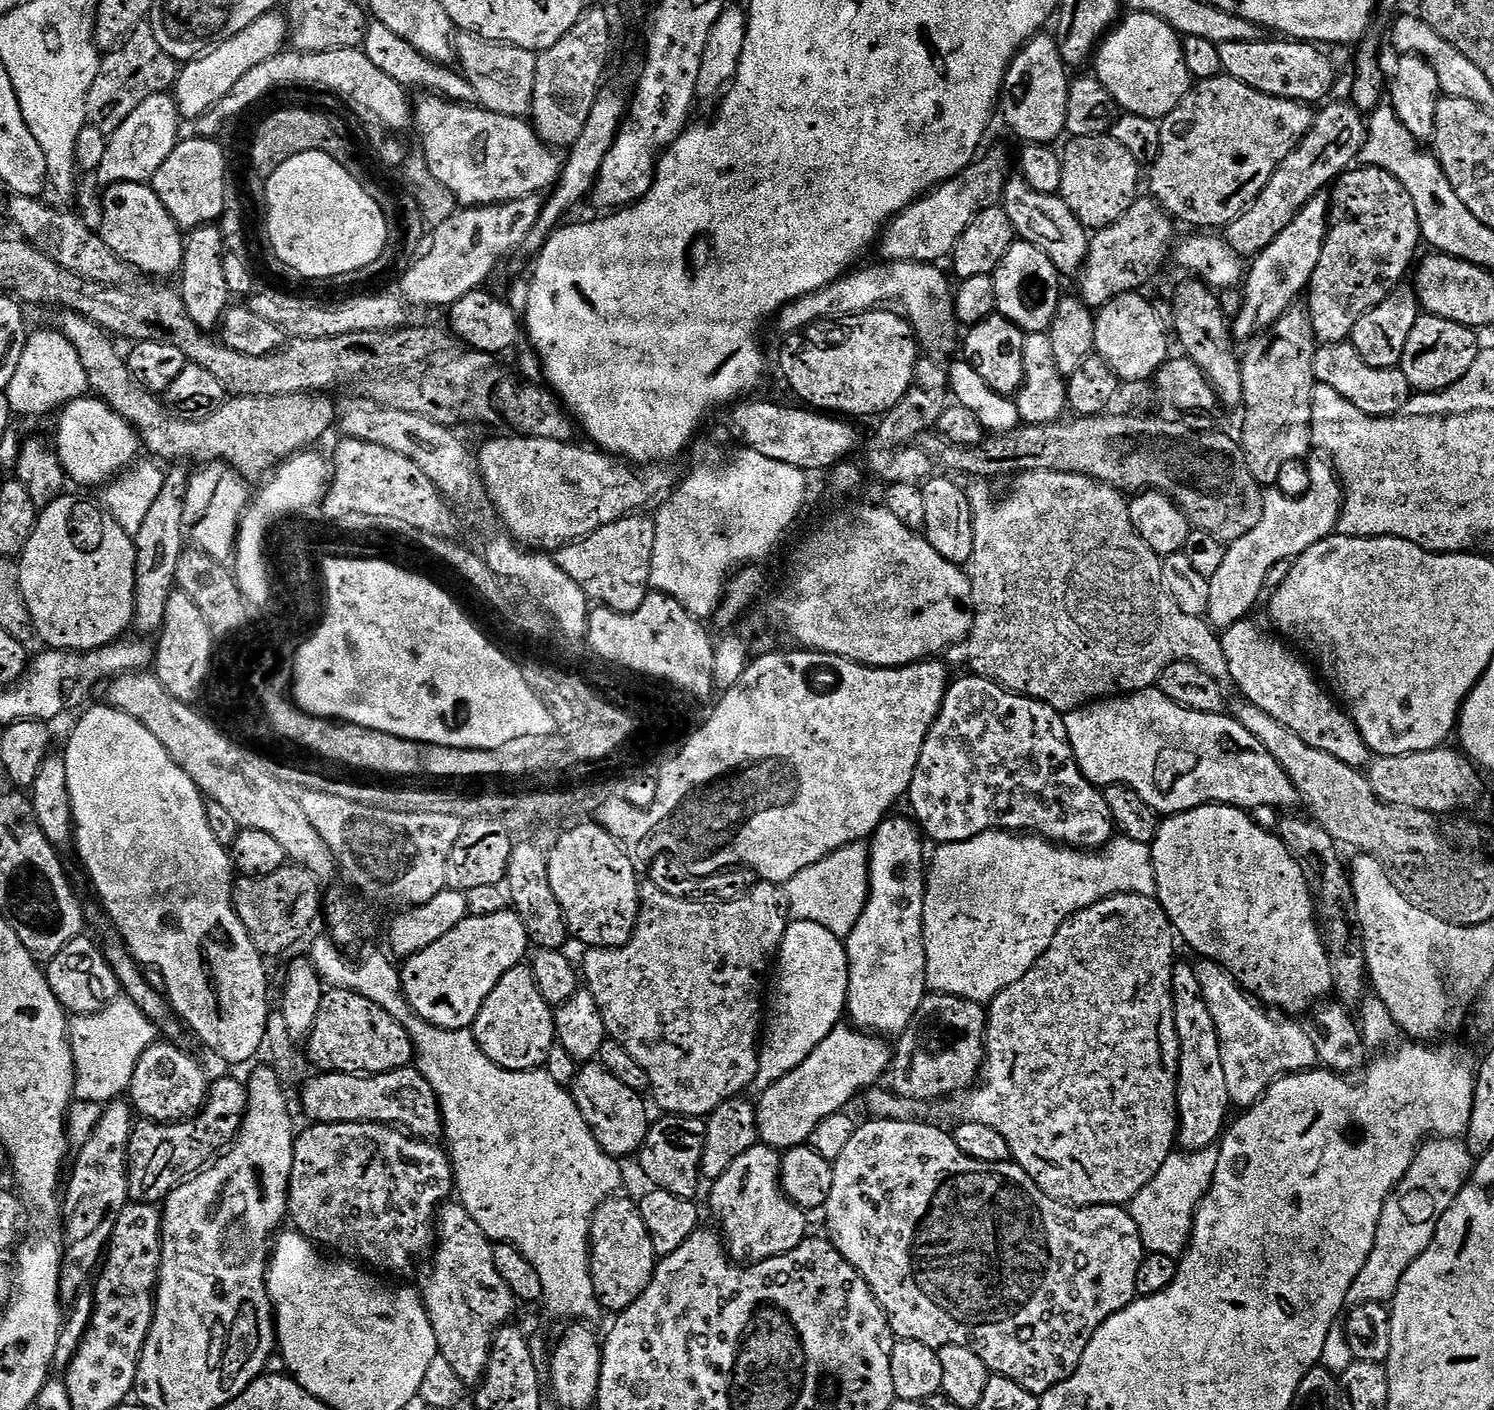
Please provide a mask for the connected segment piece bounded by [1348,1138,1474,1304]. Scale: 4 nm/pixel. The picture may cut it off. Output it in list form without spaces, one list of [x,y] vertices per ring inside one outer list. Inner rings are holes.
[[[1432,1138],[1421,1143],[1412,1164],[1384,1204],[1374,1250],[1370,1250],[1366,1266],[1362,1266],[1358,1278],[1352,1283],[1349,1301],[1361,1304],[1371,1300],[1391,1301],[1402,1282],[1402,1274],[1428,1249],[1436,1233],[1436,1223],[1468,1183],[1474,1167],[1474,1156],[1472,1160],[1471,1155],[1473,1153],[1456,1138]]]

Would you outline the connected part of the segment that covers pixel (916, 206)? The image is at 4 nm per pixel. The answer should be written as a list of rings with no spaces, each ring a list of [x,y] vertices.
[[[996,150],[992,154],[976,161],[966,170],[955,176],[954,179],[940,184],[939,187],[922,196],[915,203],[909,204],[900,212],[887,227],[886,233],[880,242],[883,256],[887,261],[897,263],[937,263],[940,259],[947,259],[957,244],[957,238],[966,230],[969,222],[984,208],[993,207],[994,202],[1003,199],[1002,179],[1000,180],[1000,167],[1006,162],[1005,154]]]

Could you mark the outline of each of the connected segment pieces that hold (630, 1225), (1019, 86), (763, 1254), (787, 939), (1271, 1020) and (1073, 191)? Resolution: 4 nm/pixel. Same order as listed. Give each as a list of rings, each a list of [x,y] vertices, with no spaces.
[[[609,1198],[601,1204],[592,1222],[590,1255],[592,1257],[592,1281],[596,1298],[612,1314],[625,1312],[650,1286],[658,1263],[654,1242],[650,1242],[650,1230],[642,1222],[637,1201]]]
[[[1041,34],[1029,40],[1020,53],[1012,59],[1011,66],[1004,79],[1004,90],[998,101],[999,111],[1004,111],[1004,120],[1008,128],[1024,140],[1025,145],[1055,145],[1060,135],[1065,135],[1066,102],[1070,83],[1069,69],[1060,57],[1060,47],[1051,35]]]
[[[757,1142],[711,1185],[712,1208],[724,1223],[727,1247],[737,1261],[755,1262],[781,1256],[806,1239],[807,1232],[804,1231],[808,1228],[808,1220],[804,1217],[807,1216],[805,1209],[792,1203],[780,1186],[781,1159],[777,1149]]]
[[[792,920],[784,929],[778,959],[774,964],[776,989],[770,992],[770,1007],[766,1012],[766,1042],[760,1046],[760,1069],[750,1085],[751,1091],[763,1094],[771,1084],[794,1070],[841,1023],[848,1002],[848,950],[845,941],[830,934],[809,920]]]
[[[1197,959],[1194,967],[1198,984],[1202,986],[1202,998],[1214,1018],[1229,1101],[1242,1096],[1244,1106],[1252,1107],[1275,1079],[1317,1067],[1317,1048],[1308,1030],[1268,1014],[1265,1005],[1245,992],[1239,982],[1213,960]]]
[[[1111,134],[1072,138],[1068,142],[1064,152],[1062,148],[1060,162],[1062,182],[1060,183],[1059,196],[1066,202],[1066,206],[1070,206],[1070,210],[1076,215],[1078,222],[1084,225],[1085,229],[1099,230],[1118,222],[1118,218],[1122,218],[1122,214],[1126,214],[1126,210],[1130,210],[1132,203],[1138,199],[1136,187],[1142,184],[1141,161],[1136,160],[1134,154],[1130,154],[1130,150],[1125,150]]]

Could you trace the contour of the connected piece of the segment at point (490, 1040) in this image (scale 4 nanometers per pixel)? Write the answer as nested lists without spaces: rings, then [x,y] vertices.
[[[521,962],[515,968],[511,968],[490,990],[482,1010],[478,1014],[476,1023],[470,1029],[476,1037],[478,1046],[486,1053],[495,1064],[500,1064],[511,1072],[531,1072],[545,1067],[548,1055],[557,1043],[556,1024],[553,1005],[548,1004],[546,998],[539,989],[535,974],[527,963]]]

